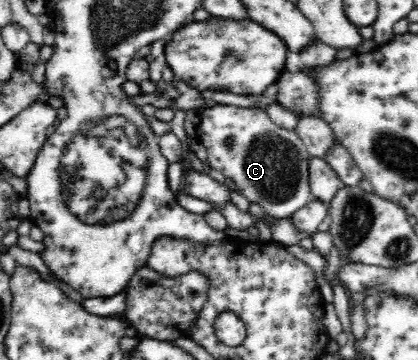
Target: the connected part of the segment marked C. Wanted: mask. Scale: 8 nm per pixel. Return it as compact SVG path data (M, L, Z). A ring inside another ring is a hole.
M218 103L198 113L201 118L201 127L197 130L196 137L206 147L207 165L210 169L219 171L223 177L233 179L247 201L261 205L271 218L287 220L314 199L309 183L310 153L299 134L277 128L269 119L265 109ZM227 139L233 139L233 147L229 149L225 147Z

